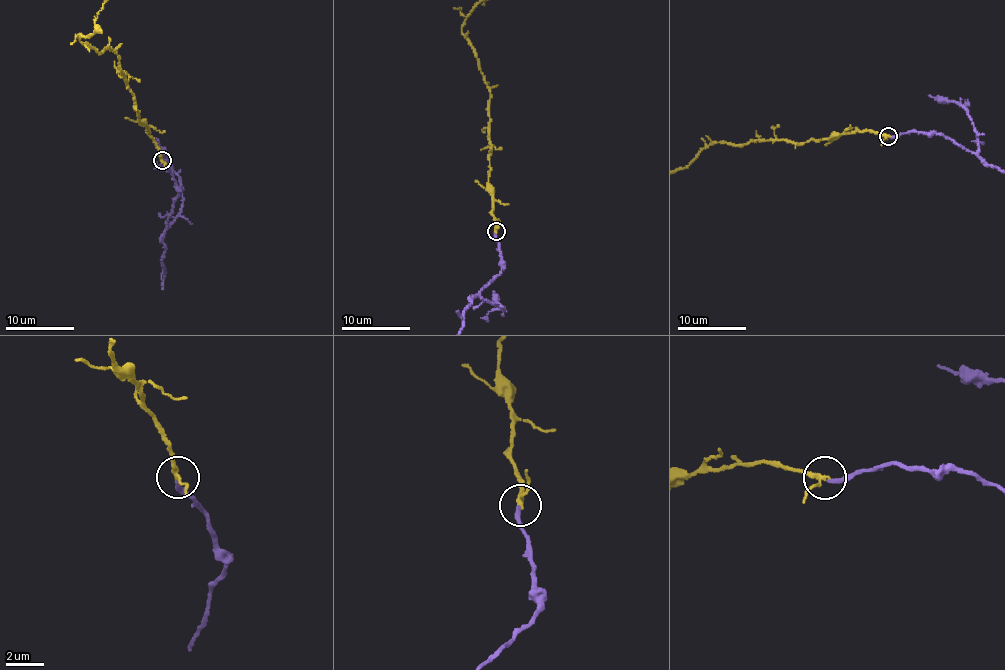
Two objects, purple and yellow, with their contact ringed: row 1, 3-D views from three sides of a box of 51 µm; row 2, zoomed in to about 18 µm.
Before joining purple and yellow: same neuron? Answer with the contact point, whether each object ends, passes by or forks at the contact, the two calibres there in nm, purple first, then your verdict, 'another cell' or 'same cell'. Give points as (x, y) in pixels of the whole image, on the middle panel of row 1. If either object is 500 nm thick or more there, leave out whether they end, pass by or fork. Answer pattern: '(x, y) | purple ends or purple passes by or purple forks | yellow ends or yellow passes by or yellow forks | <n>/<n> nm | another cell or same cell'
(496, 231) | purple ends | yellow passes by | 200/170 nm | same cell

